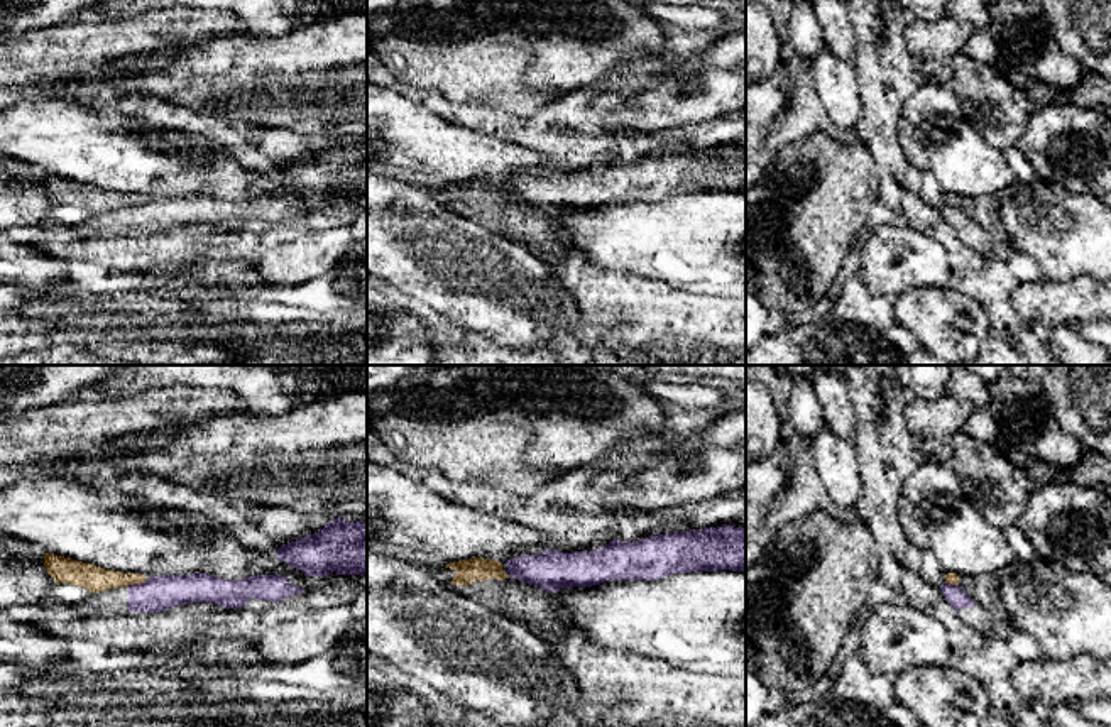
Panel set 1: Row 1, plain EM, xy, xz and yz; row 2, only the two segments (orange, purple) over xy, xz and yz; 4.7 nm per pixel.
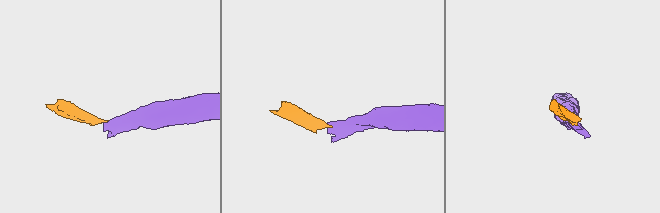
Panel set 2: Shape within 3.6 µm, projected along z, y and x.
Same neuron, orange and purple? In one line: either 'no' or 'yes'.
no

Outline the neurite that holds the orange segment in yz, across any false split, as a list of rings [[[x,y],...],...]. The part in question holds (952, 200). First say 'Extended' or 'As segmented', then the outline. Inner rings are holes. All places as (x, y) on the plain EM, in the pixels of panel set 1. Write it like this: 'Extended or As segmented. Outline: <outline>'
Extended. Outline: [[[947,194],[945,205],[959,206],[979,228],[988,232],[989,237],[1006,240],[1006,233],[998,215],[999,200],[996,194],[984,194],[979,198]]]

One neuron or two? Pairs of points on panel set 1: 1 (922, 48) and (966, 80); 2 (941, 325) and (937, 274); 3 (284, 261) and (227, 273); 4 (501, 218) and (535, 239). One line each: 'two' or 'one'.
1: two
2: two
3: two
4: one

